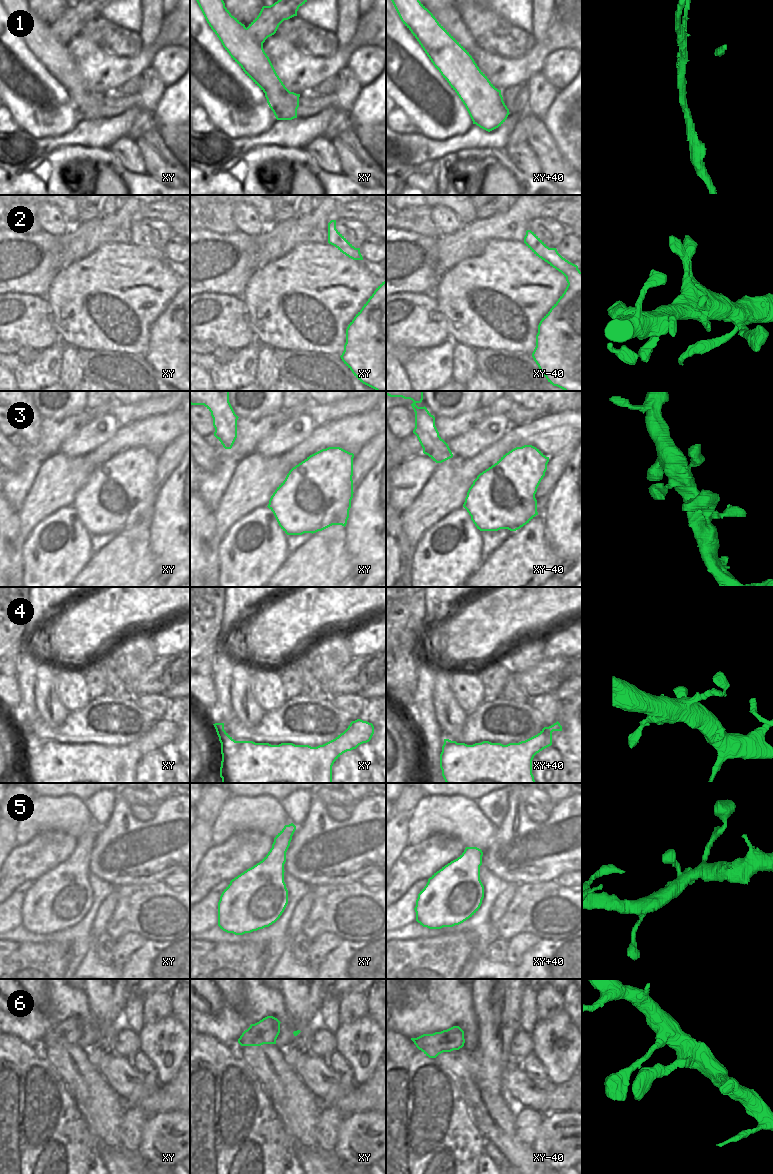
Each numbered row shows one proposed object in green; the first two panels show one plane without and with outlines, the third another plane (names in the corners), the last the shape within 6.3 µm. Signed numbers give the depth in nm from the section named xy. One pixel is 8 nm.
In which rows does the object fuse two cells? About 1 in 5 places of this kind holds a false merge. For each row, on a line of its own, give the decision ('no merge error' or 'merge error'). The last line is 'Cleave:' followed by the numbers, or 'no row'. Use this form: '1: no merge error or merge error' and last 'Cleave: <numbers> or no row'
1: merge error
2: no merge error
3: no merge error
4: no merge error
5: no merge error
6: no merge error
Cleave: 1

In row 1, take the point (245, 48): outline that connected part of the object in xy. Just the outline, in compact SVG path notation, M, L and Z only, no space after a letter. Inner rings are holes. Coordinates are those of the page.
M196 0L207 23L231 58L265 93L277 120L297 118L300 94L290 92L277 75L263 49L268 38L252 34L231 15L223 0Z

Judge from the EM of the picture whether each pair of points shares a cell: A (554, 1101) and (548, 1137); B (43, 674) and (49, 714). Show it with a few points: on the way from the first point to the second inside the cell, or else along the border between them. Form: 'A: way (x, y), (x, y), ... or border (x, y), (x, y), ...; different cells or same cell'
A: border (571, 1111), (553, 1111), (544, 1116); different cells
B: way (45, 684), (45, 695), (48, 704); same cell

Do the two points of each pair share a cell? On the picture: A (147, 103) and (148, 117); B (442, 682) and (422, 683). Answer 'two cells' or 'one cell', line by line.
A: two cells
B: two cells

